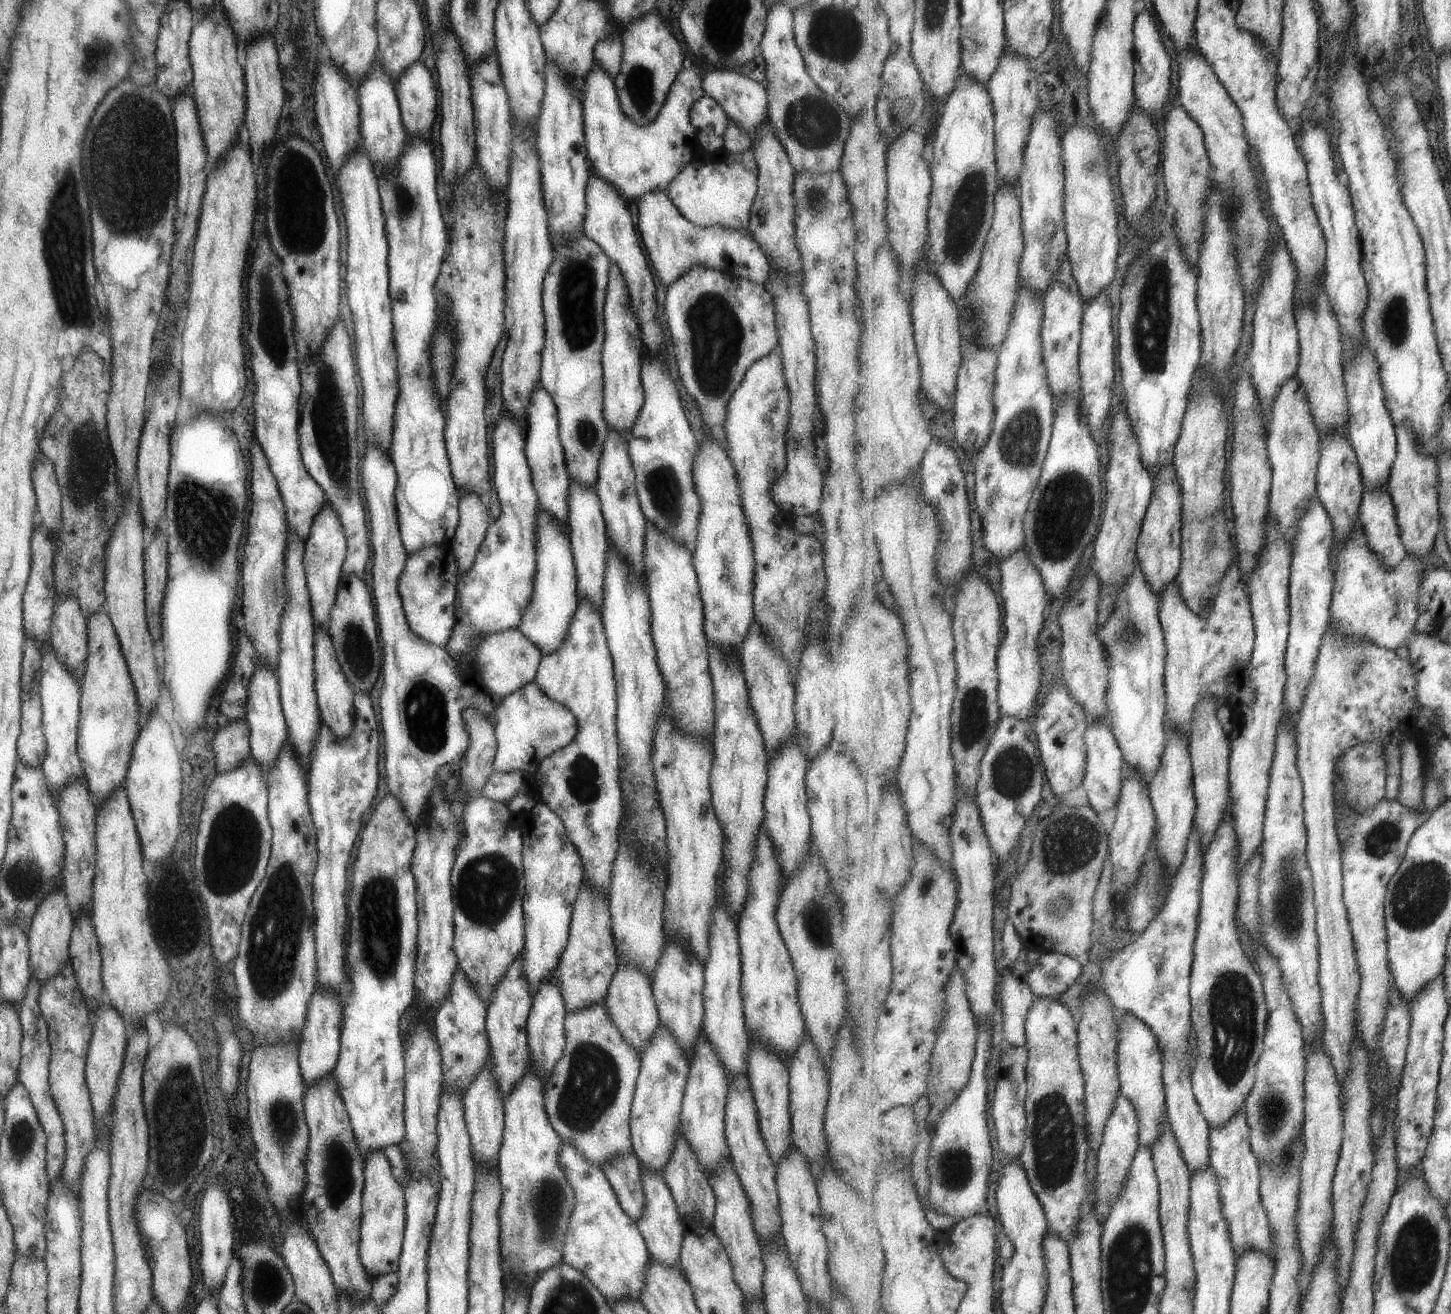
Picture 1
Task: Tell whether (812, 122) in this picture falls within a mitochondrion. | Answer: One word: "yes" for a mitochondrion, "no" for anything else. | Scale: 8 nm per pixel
yes

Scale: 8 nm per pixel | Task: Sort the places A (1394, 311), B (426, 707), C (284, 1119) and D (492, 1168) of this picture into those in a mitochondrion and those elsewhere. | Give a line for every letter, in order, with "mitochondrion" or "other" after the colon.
A: mitochondrion
B: mitochondrion
C: mitochondrion
D: other

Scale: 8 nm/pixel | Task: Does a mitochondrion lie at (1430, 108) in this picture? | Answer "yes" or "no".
no

